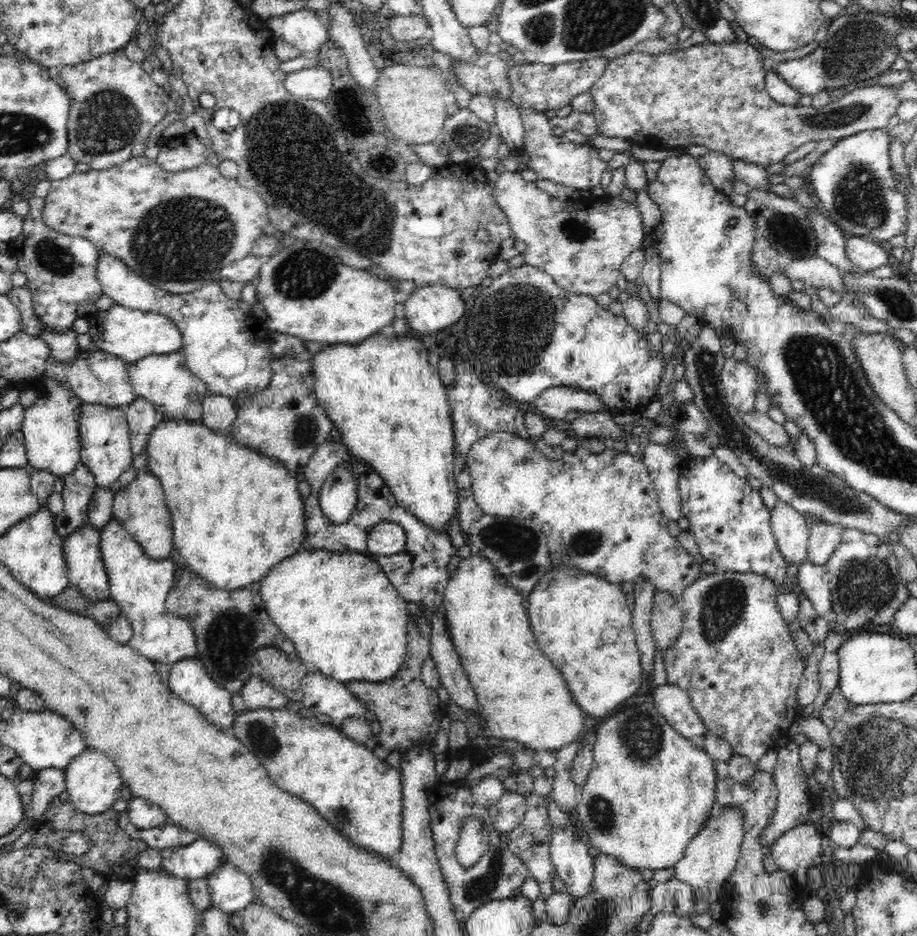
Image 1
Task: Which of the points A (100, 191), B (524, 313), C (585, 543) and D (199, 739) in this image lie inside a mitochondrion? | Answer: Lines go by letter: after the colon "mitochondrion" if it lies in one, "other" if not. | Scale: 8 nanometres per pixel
A: other
B: mitochondrion
C: mitochondrion
D: other

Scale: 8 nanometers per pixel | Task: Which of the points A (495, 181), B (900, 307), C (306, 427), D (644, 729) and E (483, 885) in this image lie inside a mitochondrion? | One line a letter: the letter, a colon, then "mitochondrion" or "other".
A: other
B: mitochondrion
C: mitochondrion
D: mitochondrion
E: mitochondrion

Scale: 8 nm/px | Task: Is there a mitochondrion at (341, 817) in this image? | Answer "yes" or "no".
yes

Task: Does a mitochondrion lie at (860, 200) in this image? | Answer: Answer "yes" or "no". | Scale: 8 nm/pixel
yes

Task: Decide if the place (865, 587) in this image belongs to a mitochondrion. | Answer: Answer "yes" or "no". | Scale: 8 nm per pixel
yes

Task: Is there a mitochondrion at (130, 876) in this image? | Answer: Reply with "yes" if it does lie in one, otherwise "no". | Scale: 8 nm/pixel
no

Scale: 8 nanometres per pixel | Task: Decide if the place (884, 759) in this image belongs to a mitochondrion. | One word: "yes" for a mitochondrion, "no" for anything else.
yes

